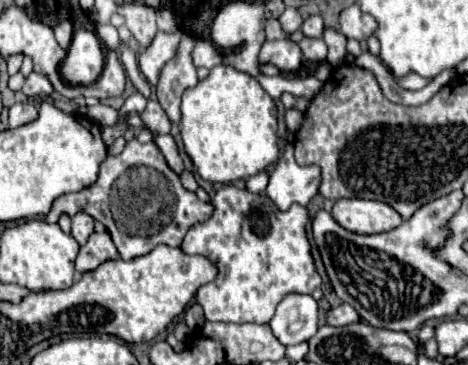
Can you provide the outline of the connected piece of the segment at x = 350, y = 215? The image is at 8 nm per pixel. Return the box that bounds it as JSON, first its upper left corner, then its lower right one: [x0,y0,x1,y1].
[332,200,402,234]

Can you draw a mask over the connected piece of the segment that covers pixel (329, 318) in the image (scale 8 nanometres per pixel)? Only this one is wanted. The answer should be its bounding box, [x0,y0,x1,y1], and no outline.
[326,304,360,326]

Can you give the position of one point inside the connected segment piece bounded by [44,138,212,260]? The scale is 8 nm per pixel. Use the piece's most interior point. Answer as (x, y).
(137, 197)

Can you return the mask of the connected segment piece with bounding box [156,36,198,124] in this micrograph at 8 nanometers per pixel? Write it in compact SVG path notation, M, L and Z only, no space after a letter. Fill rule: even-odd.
M184 38L176 56L162 68L160 82L158 82L158 102L162 104L164 112L168 114L172 124L180 122L180 96L186 88L198 84L196 68L190 58L190 50L194 46L194 38Z

